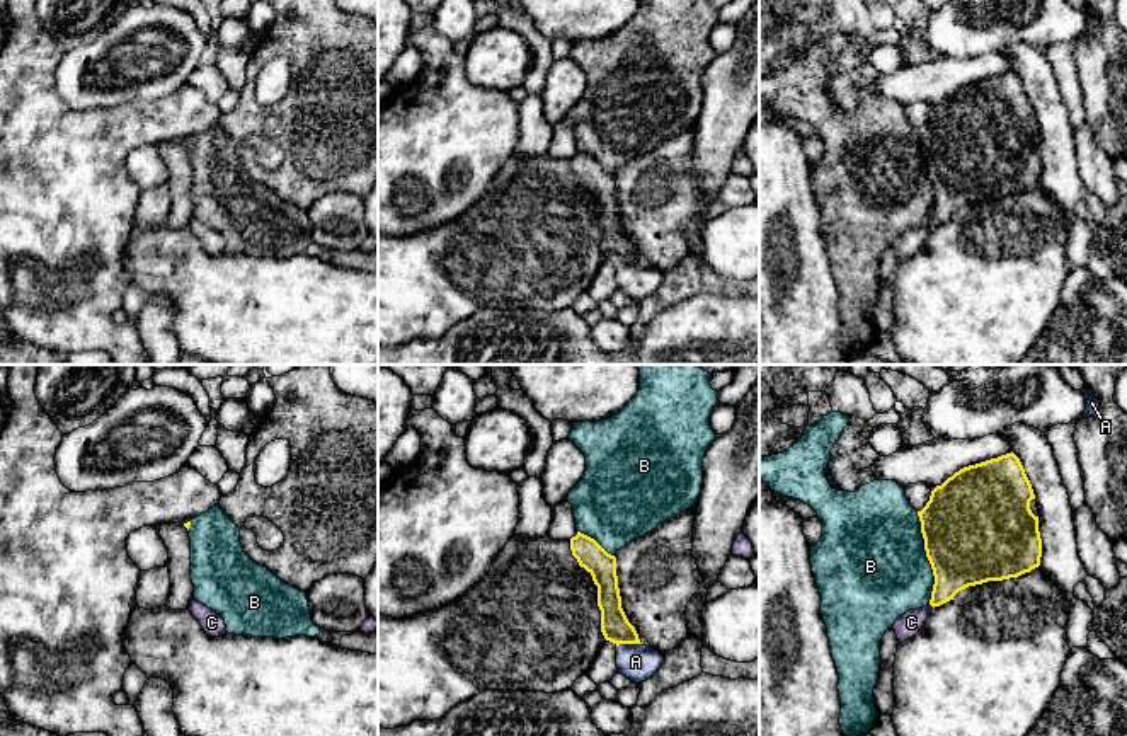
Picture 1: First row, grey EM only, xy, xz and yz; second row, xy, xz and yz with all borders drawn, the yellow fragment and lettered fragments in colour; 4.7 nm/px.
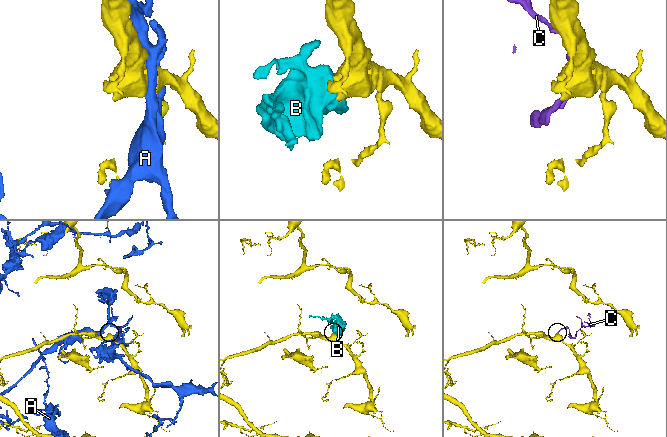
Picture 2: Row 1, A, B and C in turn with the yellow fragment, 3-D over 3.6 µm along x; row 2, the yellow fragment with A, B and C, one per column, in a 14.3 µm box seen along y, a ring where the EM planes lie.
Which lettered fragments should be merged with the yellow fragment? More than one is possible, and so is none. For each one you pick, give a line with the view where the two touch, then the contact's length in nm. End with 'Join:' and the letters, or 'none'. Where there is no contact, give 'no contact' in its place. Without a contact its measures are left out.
C: yz | 30 nm
Join: C

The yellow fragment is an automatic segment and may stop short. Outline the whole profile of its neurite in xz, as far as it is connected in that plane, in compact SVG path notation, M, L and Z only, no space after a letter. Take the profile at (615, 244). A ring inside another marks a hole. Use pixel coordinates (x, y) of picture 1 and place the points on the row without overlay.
M577 150L570 157L572 174L598 204L598 225L601 228L601 250L606 259L620 262L642 262L635 245L623 227L616 194L616 175L608 172L594 157Z

